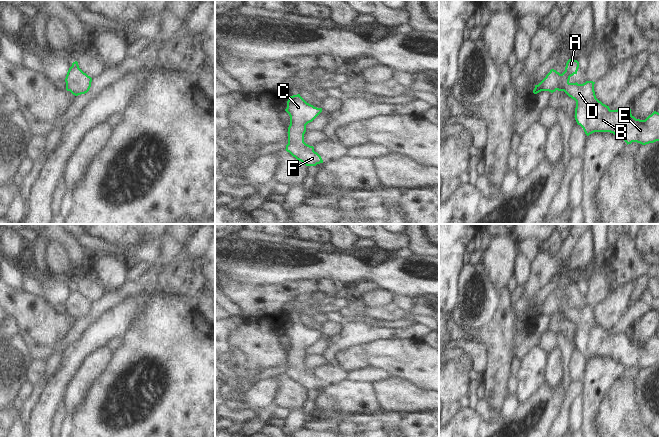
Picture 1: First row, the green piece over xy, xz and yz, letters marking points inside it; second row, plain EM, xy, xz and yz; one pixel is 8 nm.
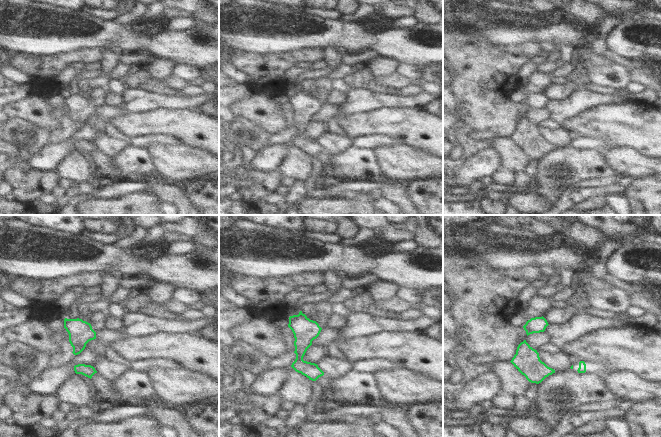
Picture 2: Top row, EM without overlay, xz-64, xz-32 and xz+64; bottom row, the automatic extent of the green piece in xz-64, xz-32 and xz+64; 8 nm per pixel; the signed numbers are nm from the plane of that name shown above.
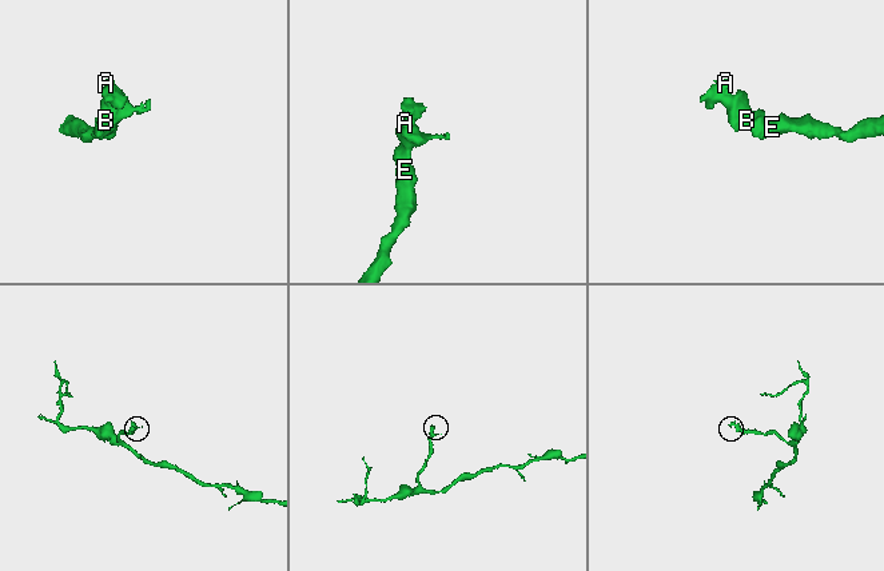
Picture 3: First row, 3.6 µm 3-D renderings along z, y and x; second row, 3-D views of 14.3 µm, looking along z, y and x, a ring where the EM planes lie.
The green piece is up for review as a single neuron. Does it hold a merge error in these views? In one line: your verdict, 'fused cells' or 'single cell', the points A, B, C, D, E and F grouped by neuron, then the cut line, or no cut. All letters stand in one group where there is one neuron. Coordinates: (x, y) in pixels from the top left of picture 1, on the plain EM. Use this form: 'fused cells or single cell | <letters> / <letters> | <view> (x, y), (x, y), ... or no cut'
single cell | A B C D E F | no cut

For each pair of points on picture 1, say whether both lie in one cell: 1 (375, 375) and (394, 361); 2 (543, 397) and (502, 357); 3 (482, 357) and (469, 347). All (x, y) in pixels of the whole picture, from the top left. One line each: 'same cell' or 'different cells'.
1: different cells
2: different cells
3: same cell

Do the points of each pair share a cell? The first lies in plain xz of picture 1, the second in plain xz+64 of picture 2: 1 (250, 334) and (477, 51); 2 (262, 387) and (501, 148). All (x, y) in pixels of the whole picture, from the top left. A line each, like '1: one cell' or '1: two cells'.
1: one cell
2: two cells

